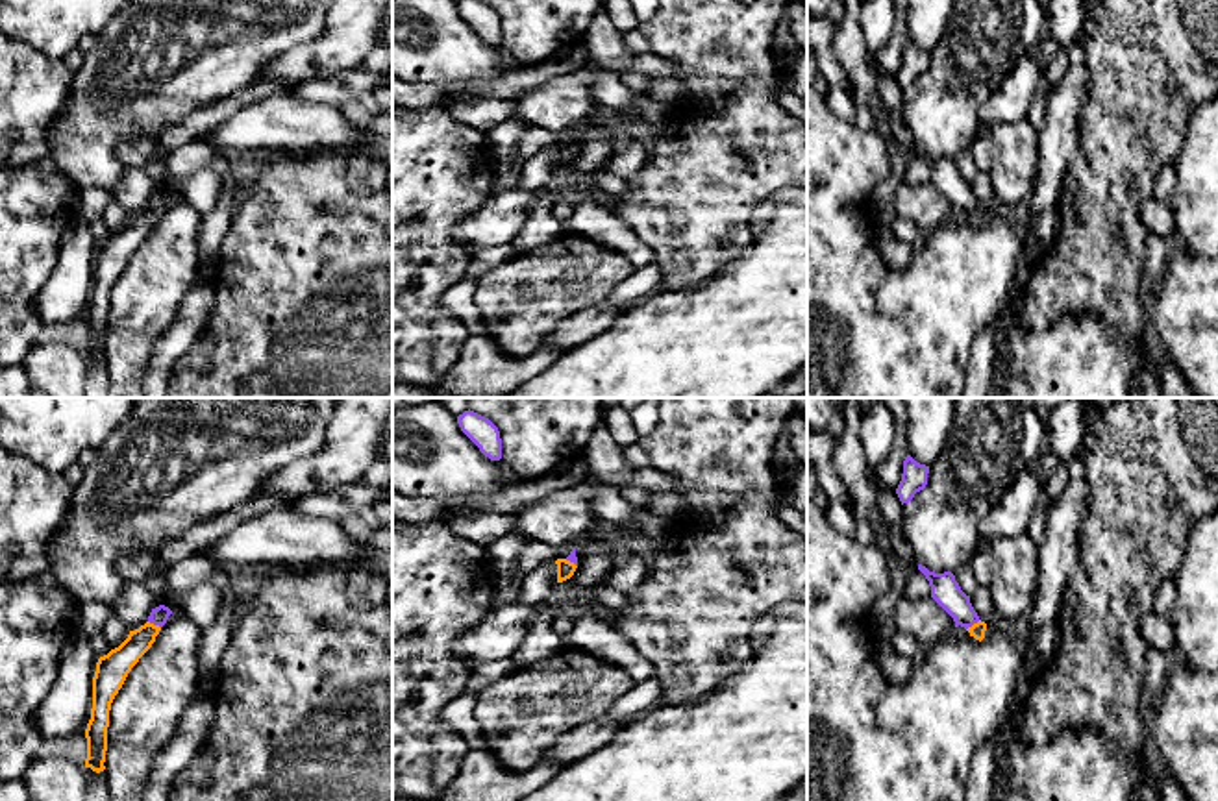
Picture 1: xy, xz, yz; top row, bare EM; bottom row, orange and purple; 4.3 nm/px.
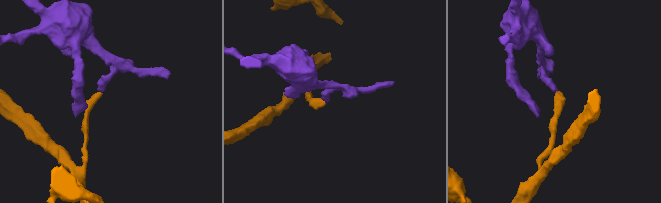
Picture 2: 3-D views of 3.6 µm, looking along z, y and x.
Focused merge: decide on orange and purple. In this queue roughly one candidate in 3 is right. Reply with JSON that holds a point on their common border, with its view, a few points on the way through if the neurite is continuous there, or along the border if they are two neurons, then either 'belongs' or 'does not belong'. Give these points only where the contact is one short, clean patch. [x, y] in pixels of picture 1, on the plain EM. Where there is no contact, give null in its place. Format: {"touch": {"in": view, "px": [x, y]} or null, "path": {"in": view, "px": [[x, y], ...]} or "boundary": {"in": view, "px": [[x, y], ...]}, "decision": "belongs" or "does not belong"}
{"touch": {"in": "yz", "px": [974, 209]}, "boundary": {"in": "yz", "px": [[980, 206], [967, 215]]}, "decision": "does not belong"}

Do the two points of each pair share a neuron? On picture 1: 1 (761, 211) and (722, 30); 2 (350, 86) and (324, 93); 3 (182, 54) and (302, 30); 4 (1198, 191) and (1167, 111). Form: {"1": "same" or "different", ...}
{"1": "different", "2": "same", "3": "same", "4": "different"}

